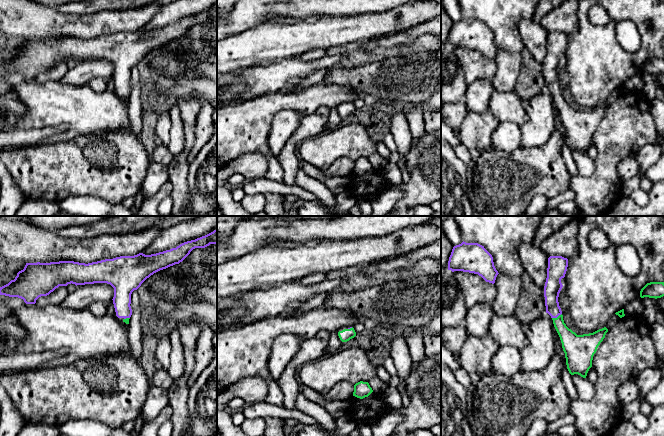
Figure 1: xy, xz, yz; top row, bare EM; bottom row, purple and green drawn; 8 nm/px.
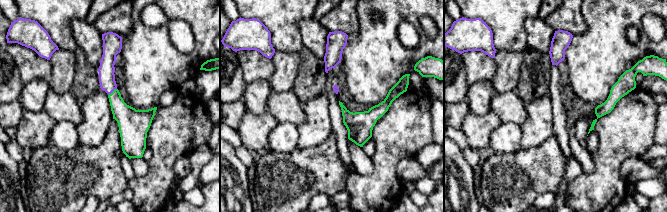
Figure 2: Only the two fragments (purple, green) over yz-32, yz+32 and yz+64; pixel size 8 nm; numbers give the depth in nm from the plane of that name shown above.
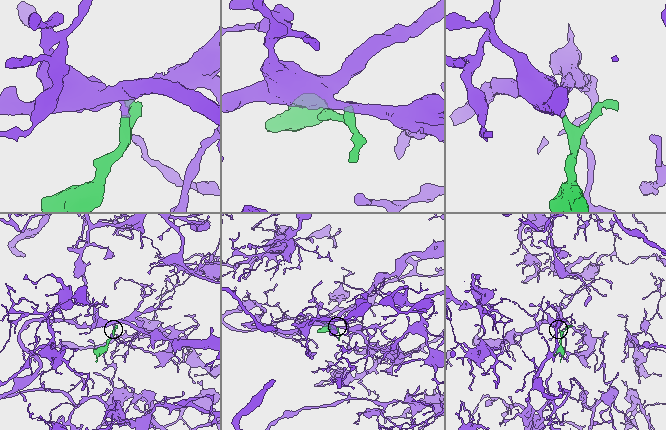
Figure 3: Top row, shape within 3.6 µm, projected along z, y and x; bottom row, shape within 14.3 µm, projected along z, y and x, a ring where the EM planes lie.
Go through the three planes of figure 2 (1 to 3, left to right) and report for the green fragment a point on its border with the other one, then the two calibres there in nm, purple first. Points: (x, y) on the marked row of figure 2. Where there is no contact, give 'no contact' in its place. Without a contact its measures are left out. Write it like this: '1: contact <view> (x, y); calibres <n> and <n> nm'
1: contact yz-32 (112, 91); calibres 130 and 190 nm
2: no contact
3: no contact

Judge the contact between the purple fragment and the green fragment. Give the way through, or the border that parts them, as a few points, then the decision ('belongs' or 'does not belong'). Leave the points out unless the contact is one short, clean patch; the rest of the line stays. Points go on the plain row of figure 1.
runs through yz (553, 62), (552, 84), (556, 93), (560, 103), (572, 119); belongs

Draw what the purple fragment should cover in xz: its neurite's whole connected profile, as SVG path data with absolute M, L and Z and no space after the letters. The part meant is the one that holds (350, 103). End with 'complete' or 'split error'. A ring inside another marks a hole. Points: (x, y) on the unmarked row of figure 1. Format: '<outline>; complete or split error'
M350 103L349 105L339 107L338 112L342 118L347 118L356 112L356 108L353 103Z; split error

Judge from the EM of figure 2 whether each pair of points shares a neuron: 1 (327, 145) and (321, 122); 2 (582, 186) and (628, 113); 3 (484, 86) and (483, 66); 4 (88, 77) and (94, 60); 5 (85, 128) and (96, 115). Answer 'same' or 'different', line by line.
1: different
2: same
3: different
4: different
5: same

